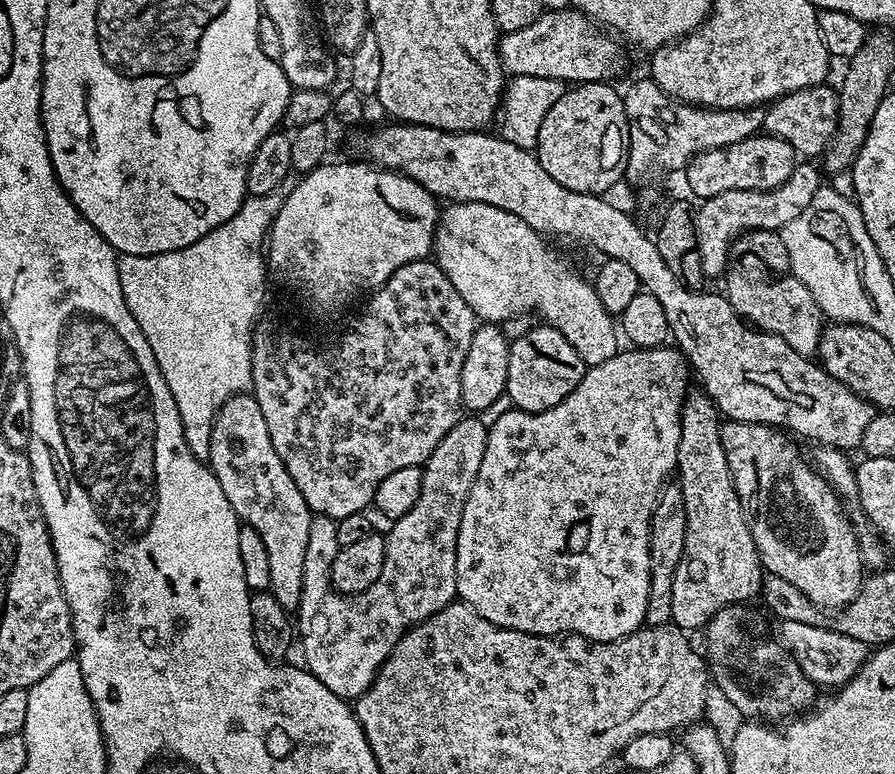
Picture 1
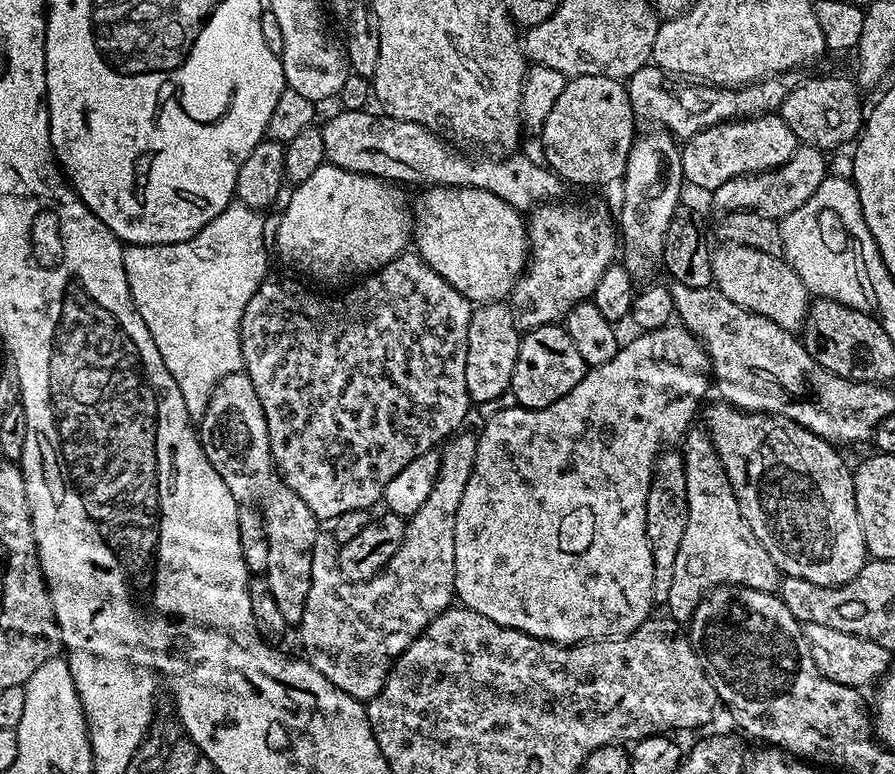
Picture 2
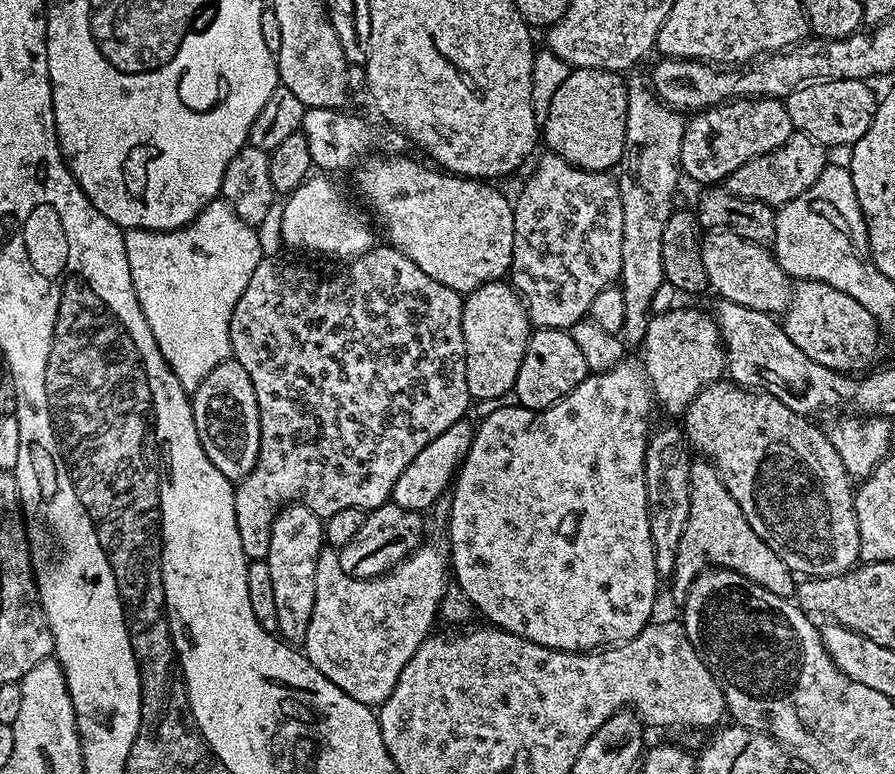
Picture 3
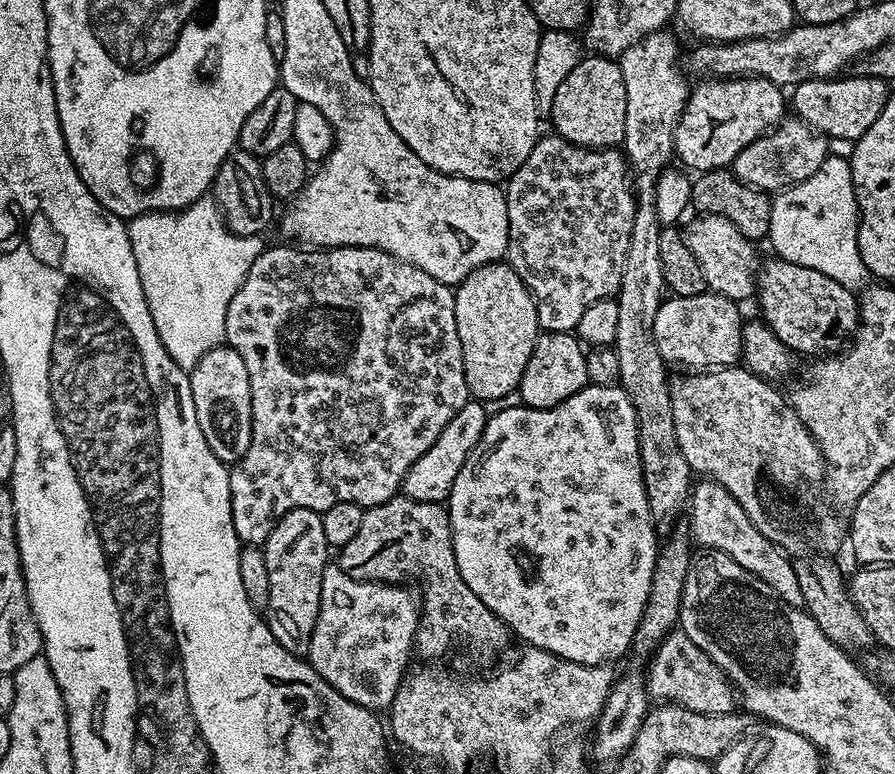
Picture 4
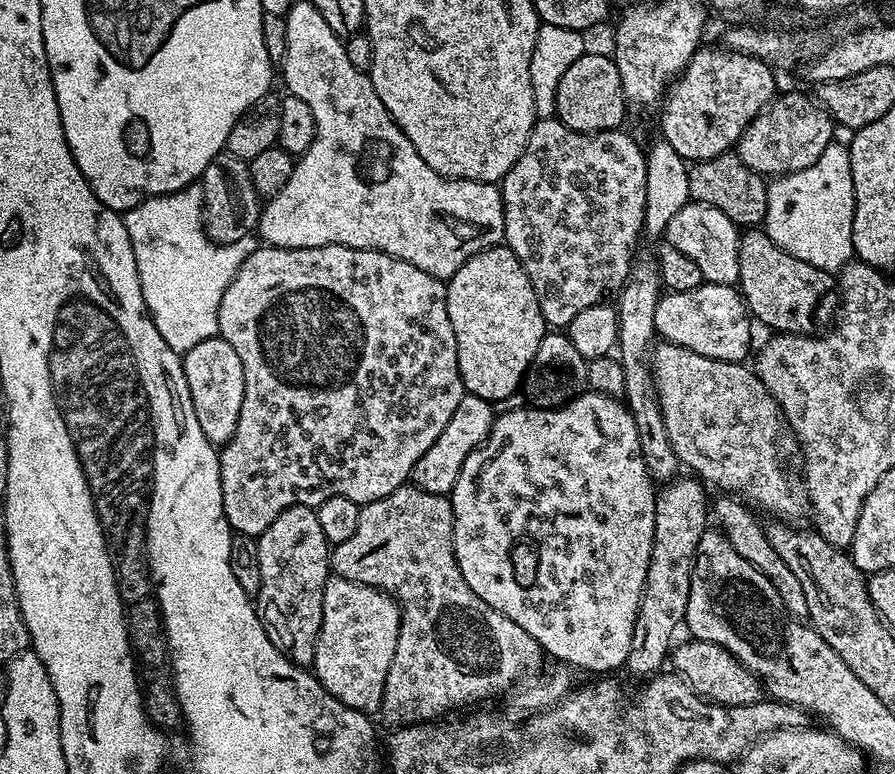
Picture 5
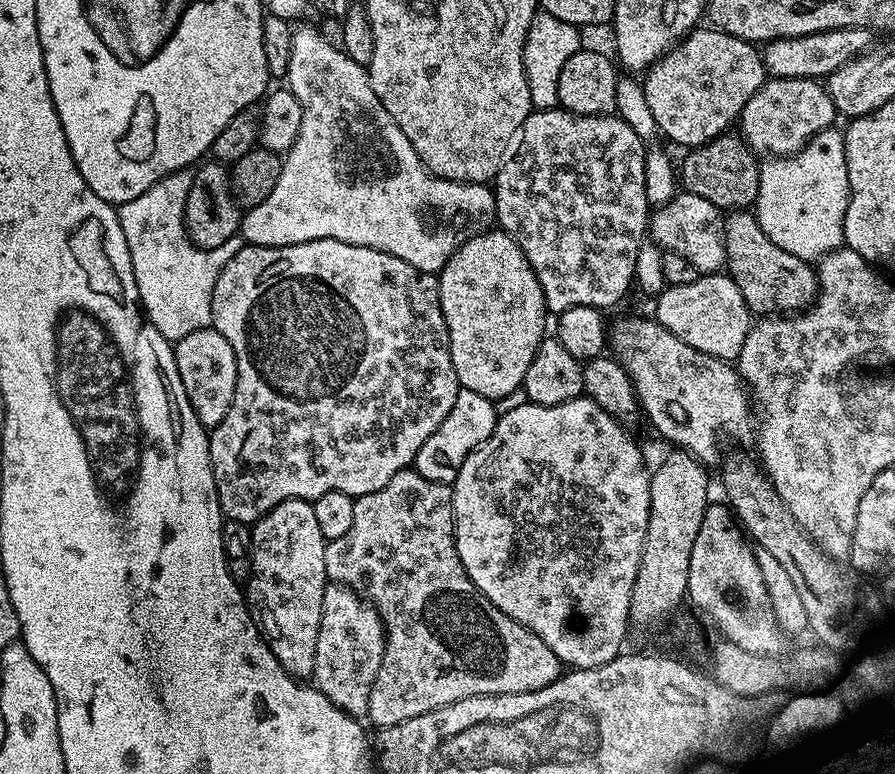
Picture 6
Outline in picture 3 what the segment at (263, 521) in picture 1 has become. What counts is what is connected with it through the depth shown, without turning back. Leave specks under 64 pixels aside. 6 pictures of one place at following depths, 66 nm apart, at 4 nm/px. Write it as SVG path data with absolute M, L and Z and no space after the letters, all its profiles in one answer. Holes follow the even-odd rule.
M235 358L224 360L198 386L196 392L191 393L192 413L194 414L194 426L198 430L198 438L202 442L202 450L206 454L215 457L216 452L244 452L245 473L254 470L258 458L258 446L260 445L260 415L258 414L258 398L254 394L254 382L250 382L250 374L242 370L242 366ZM289 504L276 513L268 543L270 579L274 581L274 607L278 610L276 632L293 646L303 645L306 626L314 610L314 574L318 570L318 554L326 547L324 520L301 504Z

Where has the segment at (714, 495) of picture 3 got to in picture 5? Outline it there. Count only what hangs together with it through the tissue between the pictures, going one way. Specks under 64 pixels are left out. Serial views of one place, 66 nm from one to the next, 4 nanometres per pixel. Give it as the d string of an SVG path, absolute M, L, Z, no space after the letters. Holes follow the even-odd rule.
M720 494L720 497L716 501L712 500L710 504L711 519L714 522L716 519L715 527L724 533L730 546L734 546L734 550L738 550L738 554L742 554L746 562L750 562L759 572L766 574L774 590L778 590L778 598L782 598L785 608L791 615L797 618L807 617L806 594L798 582L798 577L792 573L790 566L786 566L786 562L782 562L782 558L778 558L778 550L774 550L774 546L770 546L768 541L765 525L763 523L760 525L755 515L757 516L757 513L747 503L728 494Z

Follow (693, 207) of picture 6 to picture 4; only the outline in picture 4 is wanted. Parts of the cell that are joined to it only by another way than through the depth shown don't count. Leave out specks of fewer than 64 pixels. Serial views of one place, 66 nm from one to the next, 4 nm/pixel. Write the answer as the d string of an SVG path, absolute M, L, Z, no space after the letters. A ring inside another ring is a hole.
M703 214L695 217L683 229L686 246L690 246L694 258L702 266L702 275L706 277L708 291L716 292L728 300L744 302L747 296L751 297L756 290L756 273L758 271L758 259L753 241L748 240L730 222L721 216L705 216Z

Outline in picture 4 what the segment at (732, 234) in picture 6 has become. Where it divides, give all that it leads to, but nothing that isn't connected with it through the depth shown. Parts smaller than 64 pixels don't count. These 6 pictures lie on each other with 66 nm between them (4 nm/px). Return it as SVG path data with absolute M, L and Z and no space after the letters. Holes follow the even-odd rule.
M779 258L759 265L756 273L755 299L760 299L763 323L793 354L805 352L811 358L835 354L853 339L860 327L860 301L851 288L826 278L810 266L798 266Z

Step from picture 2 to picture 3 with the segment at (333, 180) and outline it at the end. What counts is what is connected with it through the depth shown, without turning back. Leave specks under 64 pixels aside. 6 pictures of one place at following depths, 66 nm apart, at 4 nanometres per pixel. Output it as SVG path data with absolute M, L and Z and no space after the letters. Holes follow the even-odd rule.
M313 174L283 201L280 236L290 247L305 248L308 252L325 252L328 256L344 256L343 258L364 256L378 244L372 233L373 225L363 211L360 213L343 196L339 186L332 180L335 179L324 174Z

